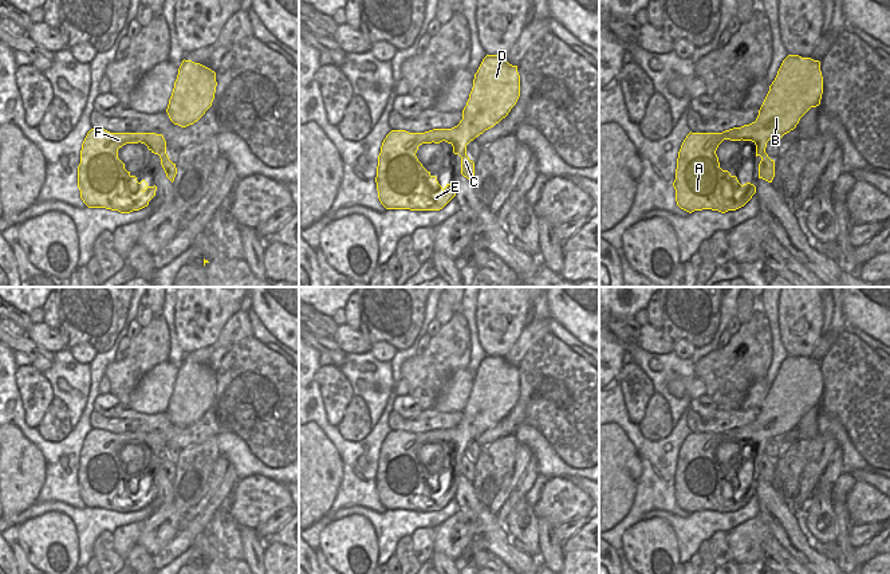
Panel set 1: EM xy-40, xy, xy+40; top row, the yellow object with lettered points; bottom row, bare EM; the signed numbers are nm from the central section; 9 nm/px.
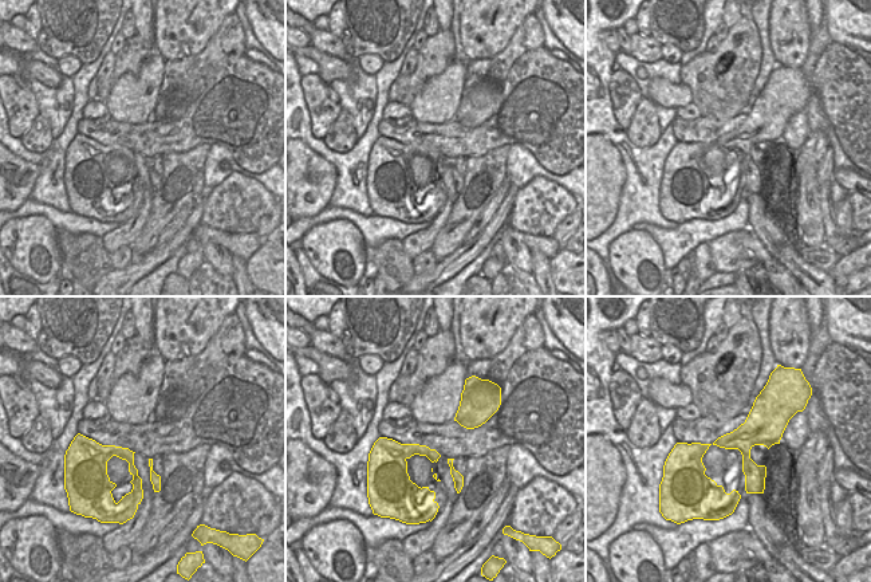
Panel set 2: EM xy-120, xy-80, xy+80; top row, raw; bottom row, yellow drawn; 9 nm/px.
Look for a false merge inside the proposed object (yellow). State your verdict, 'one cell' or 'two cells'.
two cells

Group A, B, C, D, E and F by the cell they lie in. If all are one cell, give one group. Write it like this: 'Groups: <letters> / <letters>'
Groups: A E F / B C D.

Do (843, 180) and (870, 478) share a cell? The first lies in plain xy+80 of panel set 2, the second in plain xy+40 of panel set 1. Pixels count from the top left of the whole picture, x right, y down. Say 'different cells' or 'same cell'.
same cell

